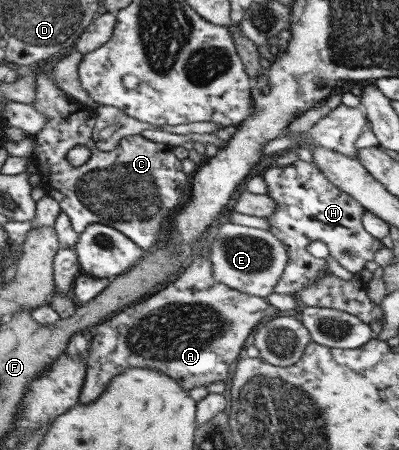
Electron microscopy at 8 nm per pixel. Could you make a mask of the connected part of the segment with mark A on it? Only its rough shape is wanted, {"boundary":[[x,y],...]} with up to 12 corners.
{"boundary":[[196,256],[98,323],[79,404],[130,367],[228,377],[266,298]]}

